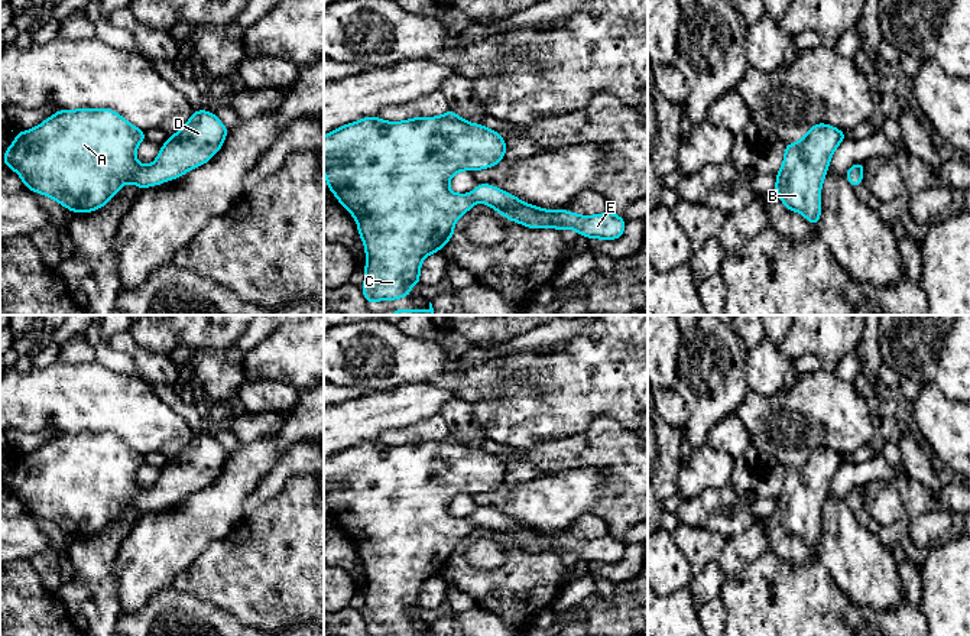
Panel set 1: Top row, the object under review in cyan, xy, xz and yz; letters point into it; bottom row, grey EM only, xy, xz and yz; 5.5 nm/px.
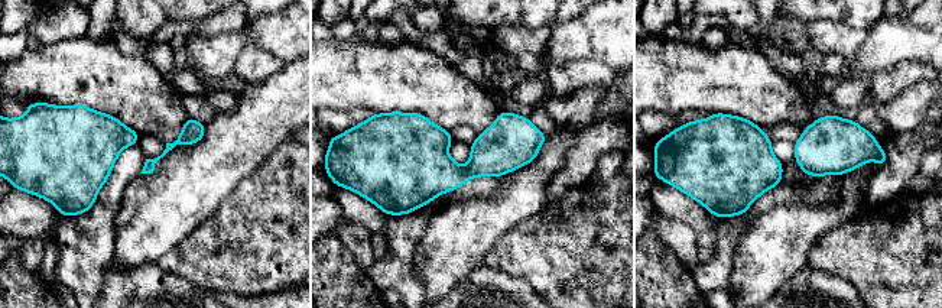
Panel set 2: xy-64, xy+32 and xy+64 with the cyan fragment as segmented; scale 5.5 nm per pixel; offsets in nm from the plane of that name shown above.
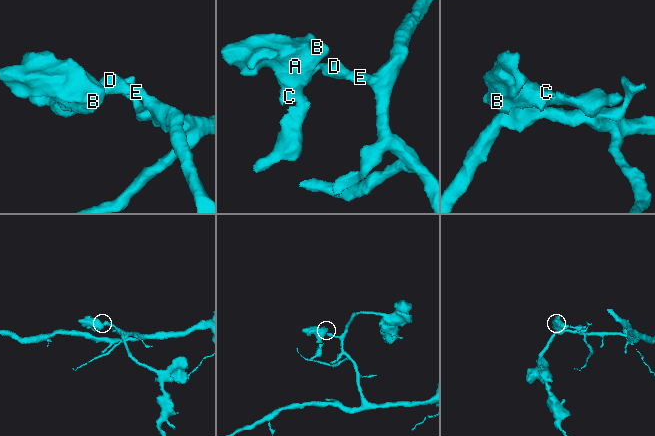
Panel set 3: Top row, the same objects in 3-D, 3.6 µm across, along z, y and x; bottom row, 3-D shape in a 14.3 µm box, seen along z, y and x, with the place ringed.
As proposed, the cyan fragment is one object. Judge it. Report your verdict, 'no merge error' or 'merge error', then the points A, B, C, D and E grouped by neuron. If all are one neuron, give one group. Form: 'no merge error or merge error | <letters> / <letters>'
no merge error | A B C D E

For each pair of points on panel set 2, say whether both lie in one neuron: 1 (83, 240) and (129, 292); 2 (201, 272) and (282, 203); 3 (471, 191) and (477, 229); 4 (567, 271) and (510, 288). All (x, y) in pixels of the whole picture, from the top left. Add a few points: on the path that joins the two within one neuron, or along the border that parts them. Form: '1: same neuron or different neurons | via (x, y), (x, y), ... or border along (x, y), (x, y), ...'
1: different neurons | border along (111, 262), (98, 292)
2: same neuron | via (221, 255), (236, 249), (262, 223)
3: different neurons | border along (499, 177), (493, 197), (460, 198), (441, 210)
4: different neurons | border along (494, 269), (520, 276), (536, 292)

